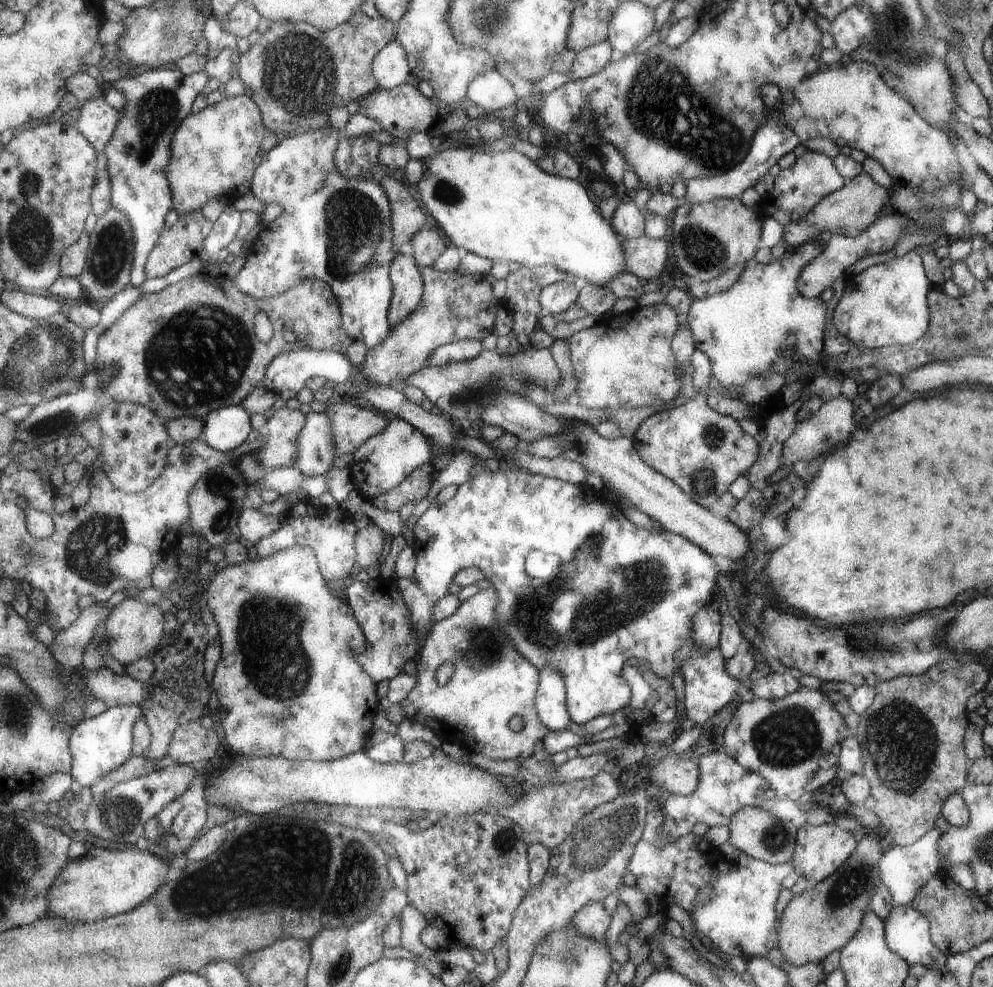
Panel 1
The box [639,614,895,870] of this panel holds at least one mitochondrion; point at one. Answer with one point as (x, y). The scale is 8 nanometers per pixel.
(788, 737)

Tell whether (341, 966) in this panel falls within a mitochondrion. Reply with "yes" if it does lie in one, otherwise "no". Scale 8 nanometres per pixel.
yes

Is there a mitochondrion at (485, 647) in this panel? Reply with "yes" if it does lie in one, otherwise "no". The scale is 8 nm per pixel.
yes

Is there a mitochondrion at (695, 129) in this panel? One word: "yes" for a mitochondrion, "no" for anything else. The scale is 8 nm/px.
yes

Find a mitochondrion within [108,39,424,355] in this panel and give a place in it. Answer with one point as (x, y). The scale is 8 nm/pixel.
(352, 217)

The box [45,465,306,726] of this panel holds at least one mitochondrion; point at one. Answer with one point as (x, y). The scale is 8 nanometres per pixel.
(93, 550)

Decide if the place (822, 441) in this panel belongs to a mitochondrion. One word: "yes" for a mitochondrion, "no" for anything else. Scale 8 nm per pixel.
yes

